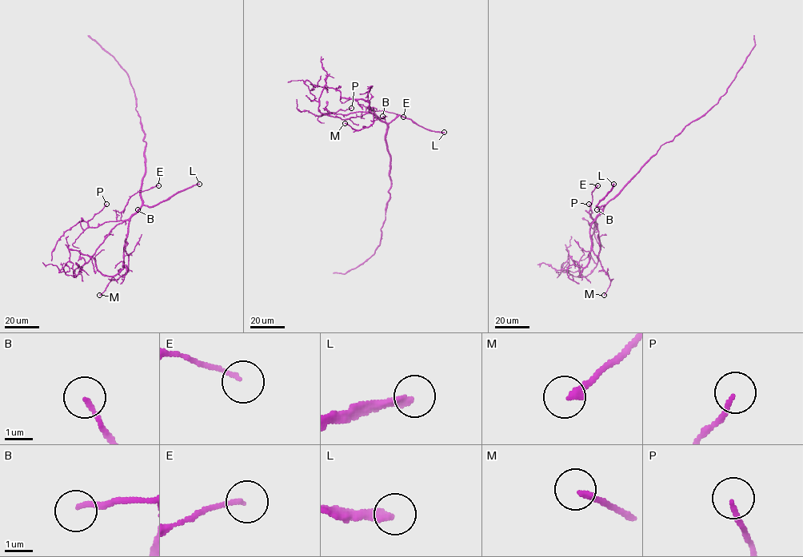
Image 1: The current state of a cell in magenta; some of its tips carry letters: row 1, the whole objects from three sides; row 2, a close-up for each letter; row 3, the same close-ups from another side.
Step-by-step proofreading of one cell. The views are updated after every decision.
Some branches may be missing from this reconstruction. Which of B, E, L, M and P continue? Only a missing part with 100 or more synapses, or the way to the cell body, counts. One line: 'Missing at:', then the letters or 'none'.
Missing at: B, L

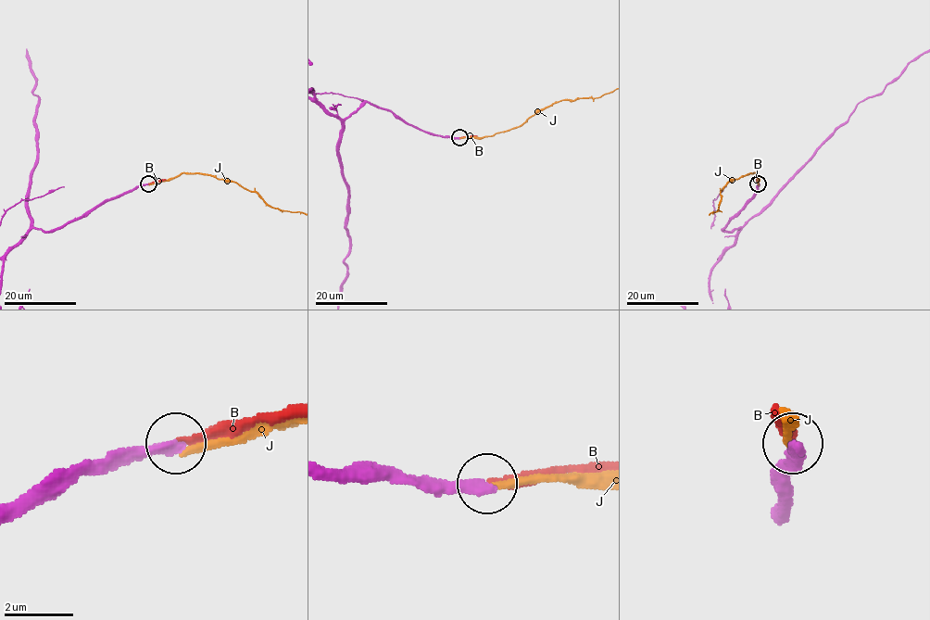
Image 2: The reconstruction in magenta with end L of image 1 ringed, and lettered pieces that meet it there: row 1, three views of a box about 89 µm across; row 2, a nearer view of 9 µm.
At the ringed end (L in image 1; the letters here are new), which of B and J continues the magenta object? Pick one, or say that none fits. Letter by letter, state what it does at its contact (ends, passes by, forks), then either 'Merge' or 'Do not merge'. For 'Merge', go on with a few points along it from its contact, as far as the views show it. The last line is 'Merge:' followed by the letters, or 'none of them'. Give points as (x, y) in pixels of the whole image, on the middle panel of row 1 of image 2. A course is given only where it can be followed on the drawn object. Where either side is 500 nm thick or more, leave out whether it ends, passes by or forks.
B: It ends there. Merge. Its course: (459, 138), (477, 135)
J: It ends there. Do not merge
Merge: B

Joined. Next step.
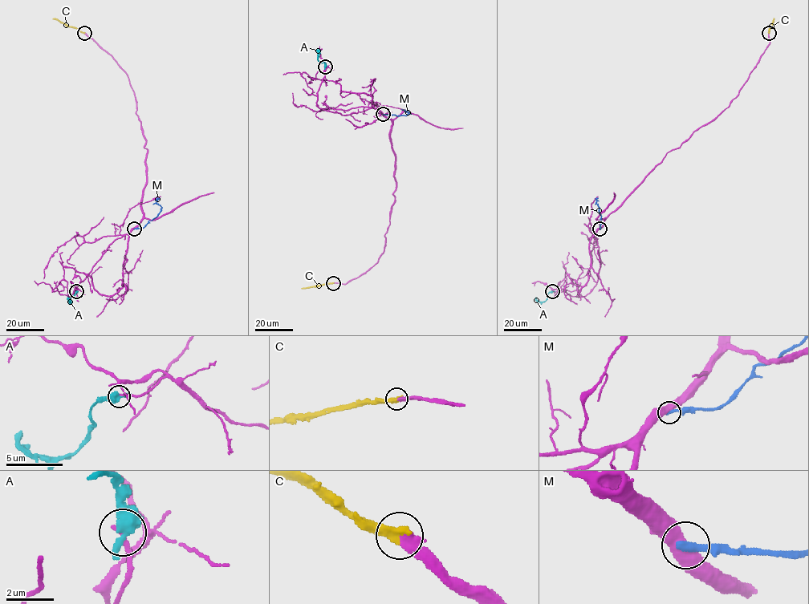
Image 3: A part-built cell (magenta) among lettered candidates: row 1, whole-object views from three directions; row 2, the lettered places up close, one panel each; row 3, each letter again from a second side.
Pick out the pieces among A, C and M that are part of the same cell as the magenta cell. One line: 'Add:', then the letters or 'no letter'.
Add: C

